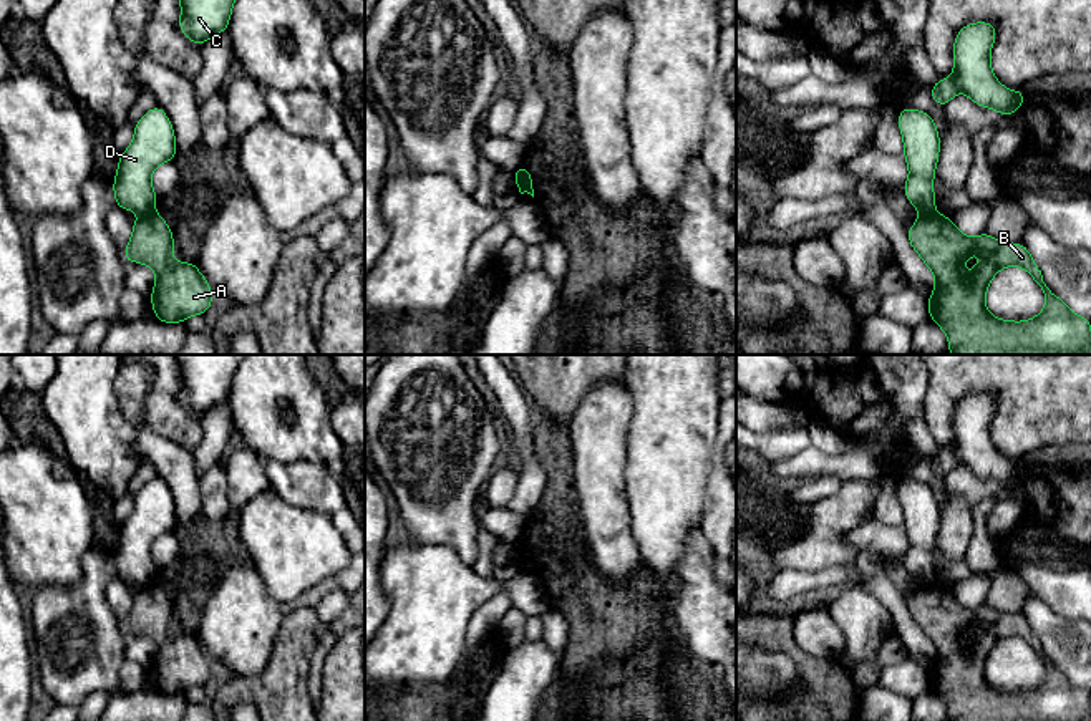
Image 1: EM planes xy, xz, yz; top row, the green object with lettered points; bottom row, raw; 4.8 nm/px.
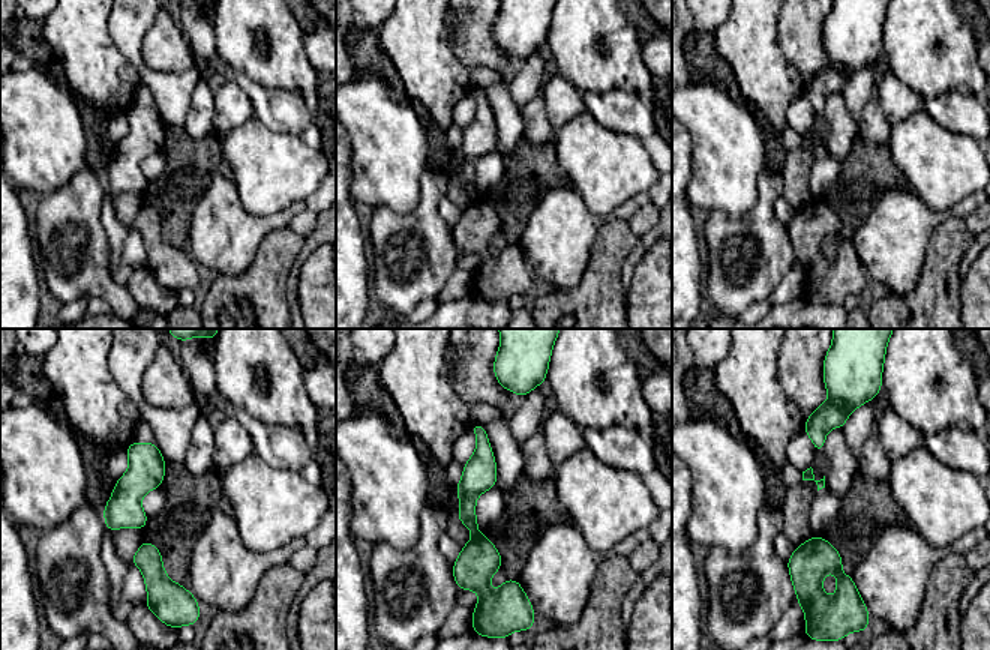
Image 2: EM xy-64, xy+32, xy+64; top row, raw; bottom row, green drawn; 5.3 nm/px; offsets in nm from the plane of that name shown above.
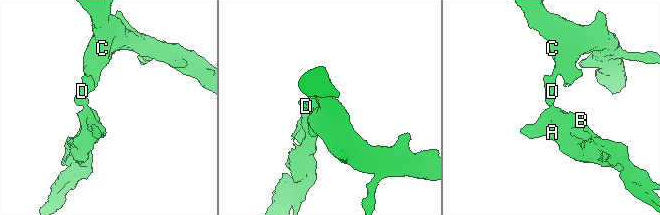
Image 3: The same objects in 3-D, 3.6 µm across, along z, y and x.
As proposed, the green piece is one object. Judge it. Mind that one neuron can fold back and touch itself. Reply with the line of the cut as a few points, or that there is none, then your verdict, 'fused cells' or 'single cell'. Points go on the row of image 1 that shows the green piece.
cut in xy along (153, 211), (141, 216); fused cells

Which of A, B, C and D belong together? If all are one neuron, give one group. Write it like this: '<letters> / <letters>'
A B / C D

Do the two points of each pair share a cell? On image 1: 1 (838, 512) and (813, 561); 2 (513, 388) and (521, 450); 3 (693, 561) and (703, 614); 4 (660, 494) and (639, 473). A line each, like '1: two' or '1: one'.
1: one
2: one
3: one
4: one

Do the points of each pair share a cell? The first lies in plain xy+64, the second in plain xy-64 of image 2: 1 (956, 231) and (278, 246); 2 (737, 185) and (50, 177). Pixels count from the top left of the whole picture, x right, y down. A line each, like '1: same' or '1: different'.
1: same
2: same

